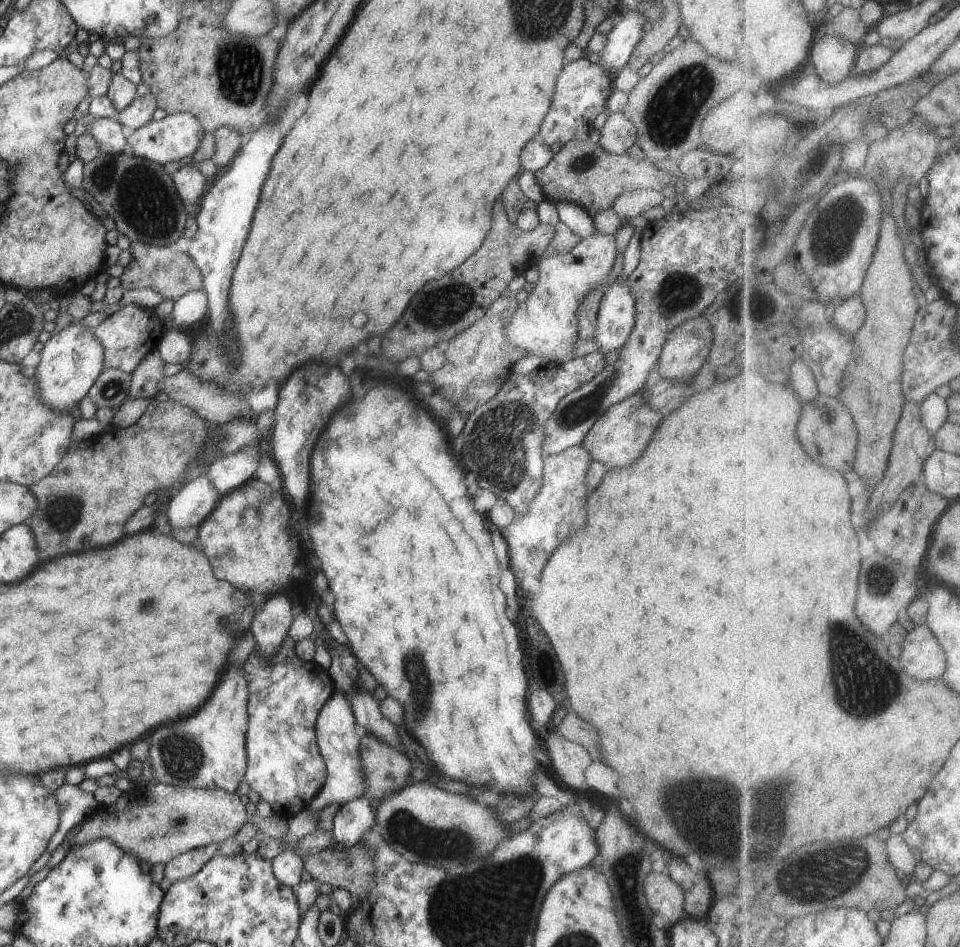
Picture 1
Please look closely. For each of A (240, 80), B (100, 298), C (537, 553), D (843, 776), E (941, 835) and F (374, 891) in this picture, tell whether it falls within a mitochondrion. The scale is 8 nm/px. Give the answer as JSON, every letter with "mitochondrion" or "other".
{"A":"mitochondrion","B":"other","C":"mitochondrion","D":"other","E":"other","F":"other"}

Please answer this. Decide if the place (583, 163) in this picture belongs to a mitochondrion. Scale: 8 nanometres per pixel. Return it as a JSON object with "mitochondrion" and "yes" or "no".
{"mitochondrion":"yes"}

